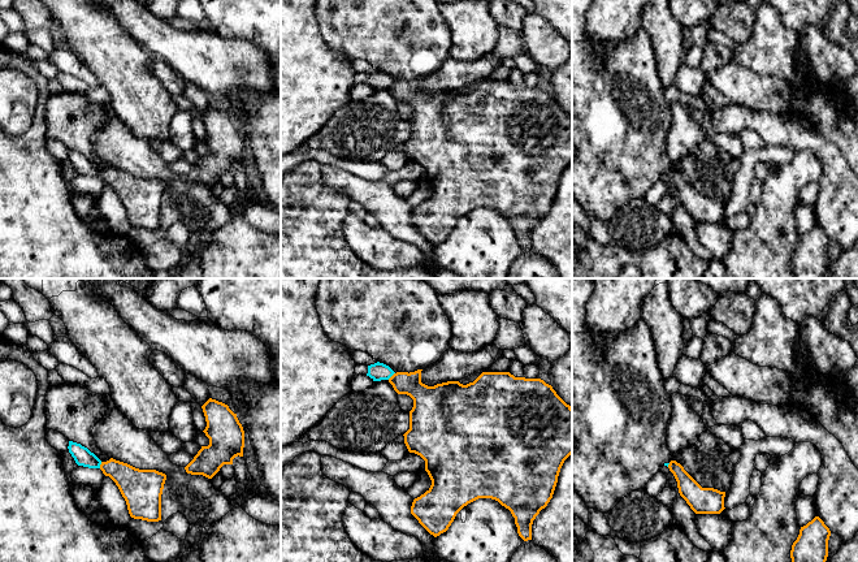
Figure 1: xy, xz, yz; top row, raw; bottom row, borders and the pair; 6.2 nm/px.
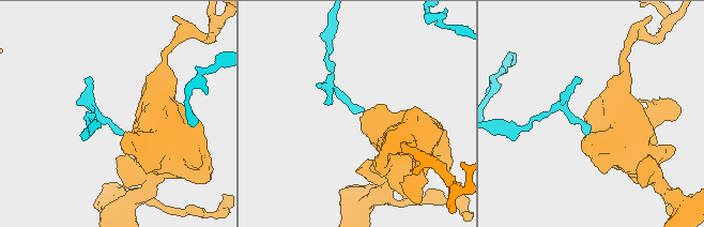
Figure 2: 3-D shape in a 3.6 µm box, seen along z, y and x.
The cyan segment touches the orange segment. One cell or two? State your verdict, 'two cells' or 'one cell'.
two cells

